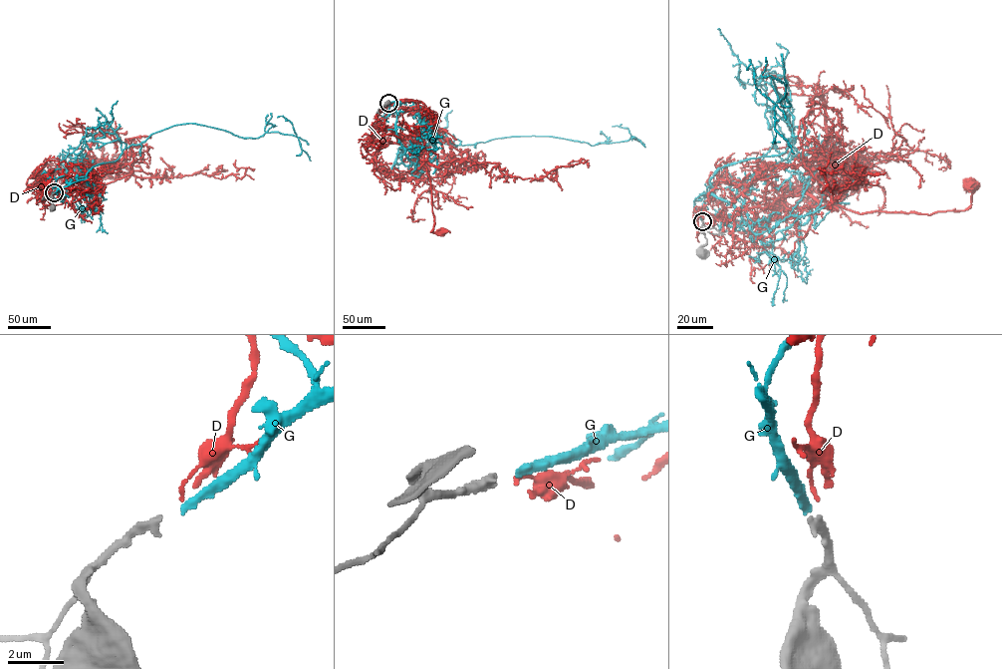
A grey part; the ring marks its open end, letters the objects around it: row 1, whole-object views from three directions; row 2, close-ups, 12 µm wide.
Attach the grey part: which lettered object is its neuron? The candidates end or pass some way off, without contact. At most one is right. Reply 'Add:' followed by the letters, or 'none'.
Add: G

